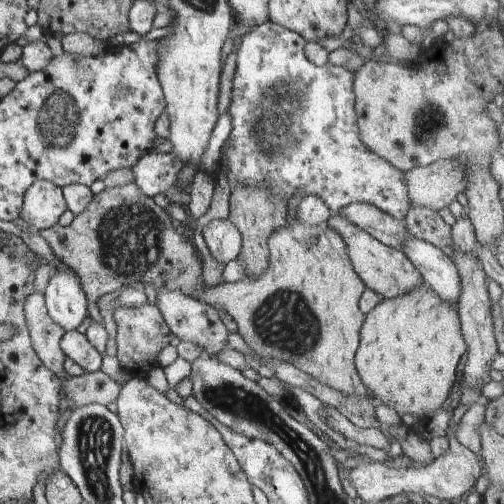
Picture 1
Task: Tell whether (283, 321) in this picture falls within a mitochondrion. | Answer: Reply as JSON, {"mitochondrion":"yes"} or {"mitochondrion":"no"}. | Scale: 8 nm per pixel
{"mitochondrion":"yes"}

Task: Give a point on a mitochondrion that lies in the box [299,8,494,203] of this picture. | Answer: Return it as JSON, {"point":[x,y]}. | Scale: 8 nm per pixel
{"point":[428,120]}

